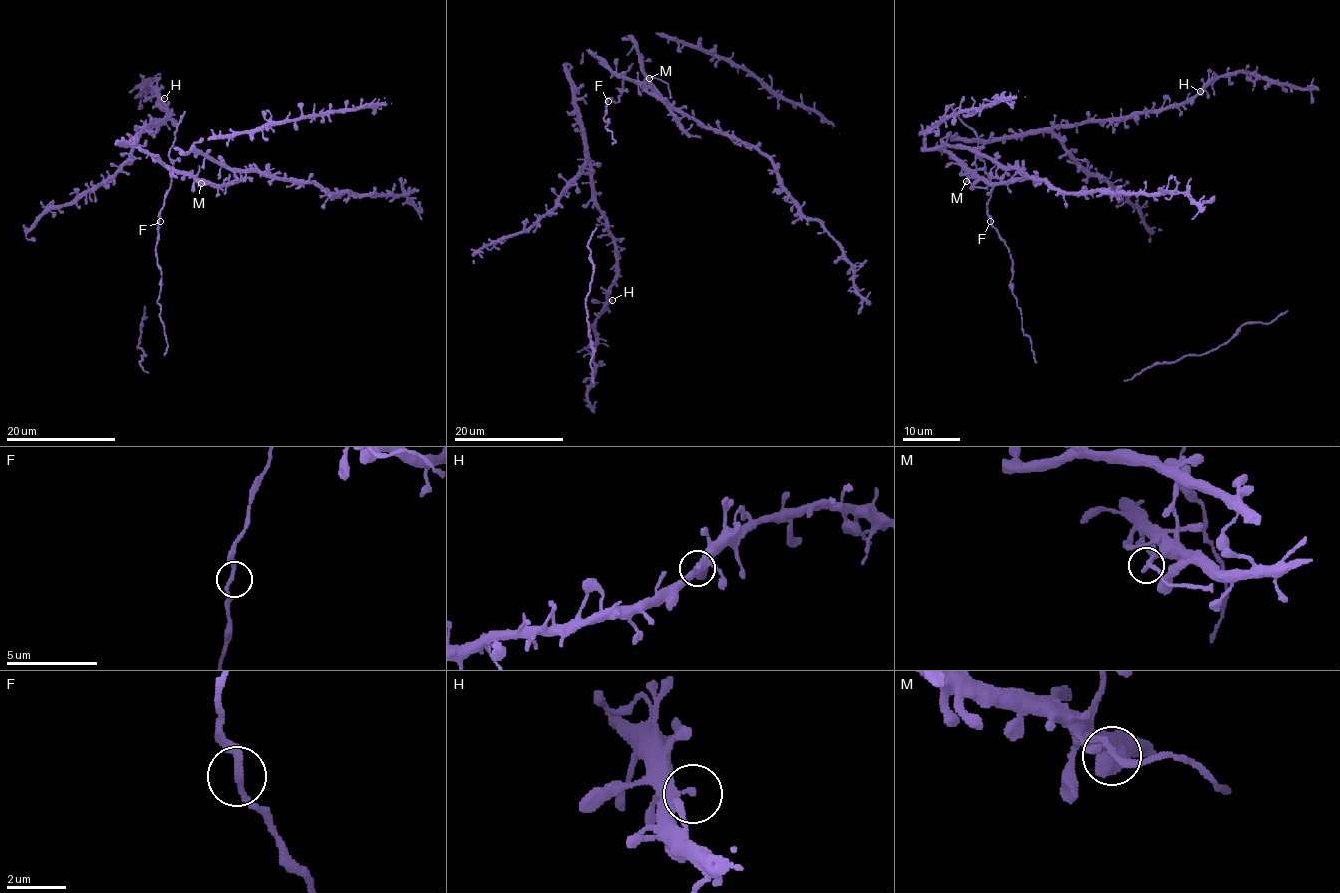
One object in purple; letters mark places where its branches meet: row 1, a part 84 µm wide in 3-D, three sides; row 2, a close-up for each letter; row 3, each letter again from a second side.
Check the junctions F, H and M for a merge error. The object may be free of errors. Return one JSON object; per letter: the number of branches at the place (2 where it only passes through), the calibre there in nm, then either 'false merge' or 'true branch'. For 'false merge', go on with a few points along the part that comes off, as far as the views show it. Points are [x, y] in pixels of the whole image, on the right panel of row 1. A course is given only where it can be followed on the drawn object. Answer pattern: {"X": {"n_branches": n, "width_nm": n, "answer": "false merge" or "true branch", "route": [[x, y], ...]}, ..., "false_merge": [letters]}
{"F": {"n_branches": 2, "width_nm": 200, "answer": "true branch"}, "H": {"n_branches": 2, "width_nm": 200, "answer": "true branch"}, "M": {"n_branches": 2, "width_nm": 200, "answer": "false merge", "route": [[966, 181], [987, 190]]}, "false_merge": ["M"]}

